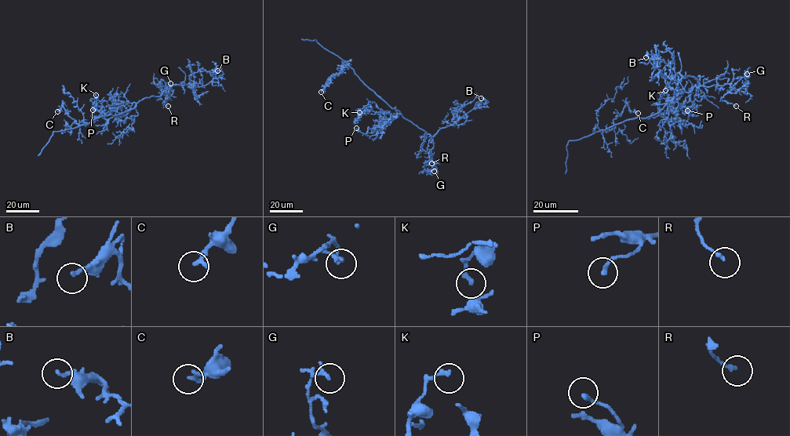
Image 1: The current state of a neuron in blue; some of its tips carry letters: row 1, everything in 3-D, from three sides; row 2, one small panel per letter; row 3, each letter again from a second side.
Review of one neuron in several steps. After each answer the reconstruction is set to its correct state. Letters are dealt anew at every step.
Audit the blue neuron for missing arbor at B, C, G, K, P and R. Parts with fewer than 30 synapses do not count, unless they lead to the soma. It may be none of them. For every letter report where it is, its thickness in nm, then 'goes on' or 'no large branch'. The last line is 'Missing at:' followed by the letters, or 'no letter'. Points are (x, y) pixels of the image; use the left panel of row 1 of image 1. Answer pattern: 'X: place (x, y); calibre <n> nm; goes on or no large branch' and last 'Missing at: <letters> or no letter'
B: place (217, 70); calibre 200 nm; no large branch
C: place (57, 111); calibre 240 nm; no large branch
G: place (170, 83); calibre 120 nm; no large branch
K: place (96, 95); calibre 200 nm; no large branch
P: place (92, 110); calibre 180 nm; no large branch
R: place (168, 106); calibre 150 nm; no large branch
Missing at: no letter

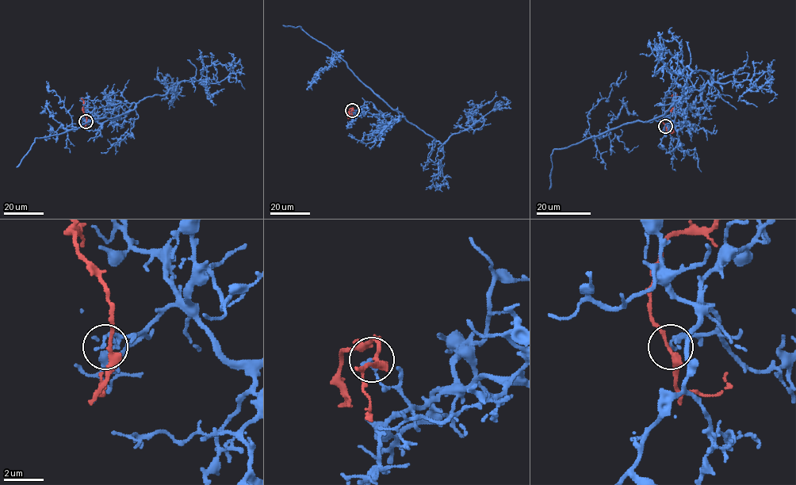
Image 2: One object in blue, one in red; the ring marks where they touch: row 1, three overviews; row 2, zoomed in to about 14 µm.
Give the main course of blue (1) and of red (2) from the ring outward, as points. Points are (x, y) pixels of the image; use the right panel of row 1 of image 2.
1: (666, 126), (671, 120), (668, 128), (685, 123), (676, 100), (648, 121), (628, 122), (555, 148), (549, 189)
2: (666, 127), (663, 123), (664, 112), (675, 105), (676, 97), (671, 96)

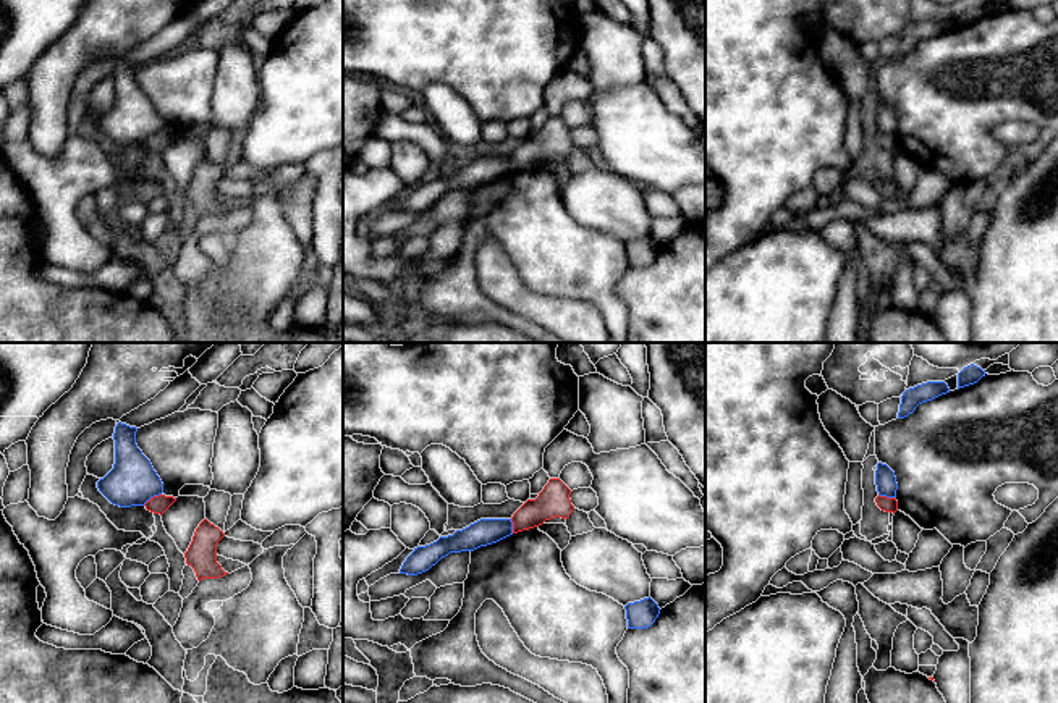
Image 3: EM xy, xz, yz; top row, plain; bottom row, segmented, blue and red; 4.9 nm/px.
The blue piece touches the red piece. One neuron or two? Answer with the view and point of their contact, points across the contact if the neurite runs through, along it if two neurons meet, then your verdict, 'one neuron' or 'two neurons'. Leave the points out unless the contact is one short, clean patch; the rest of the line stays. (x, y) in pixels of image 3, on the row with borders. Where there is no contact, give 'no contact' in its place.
meets blue in xy at (151, 496); border along xy (160, 493), (143, 505); two neurons

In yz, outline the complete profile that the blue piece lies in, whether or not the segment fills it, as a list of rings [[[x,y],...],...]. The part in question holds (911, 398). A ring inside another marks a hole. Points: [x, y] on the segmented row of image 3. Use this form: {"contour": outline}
{"contour": [[[927,381],[906,389],[901,396],[898,419],[908,417],[919,404],[932,401],[946,393],[950,393],[950,388],[945,381]]]}

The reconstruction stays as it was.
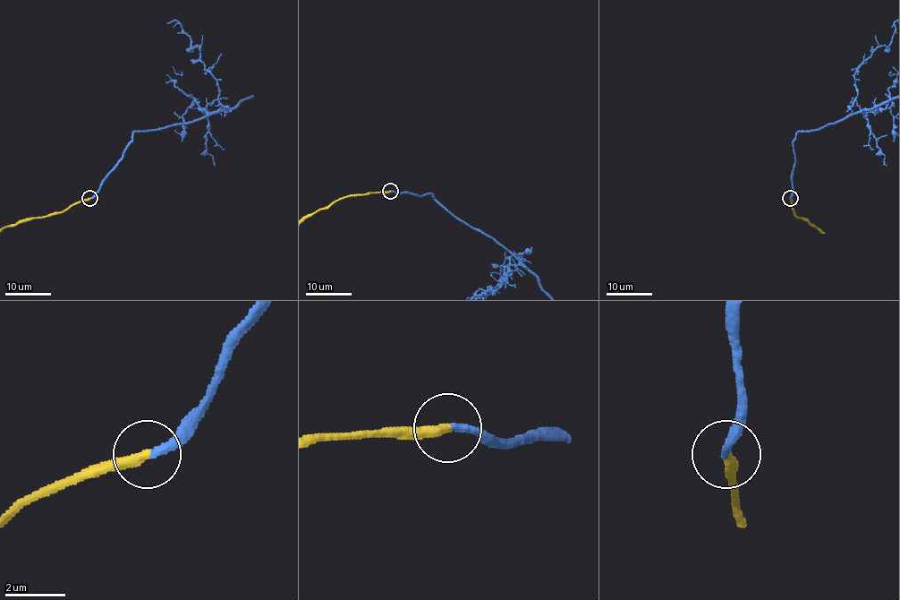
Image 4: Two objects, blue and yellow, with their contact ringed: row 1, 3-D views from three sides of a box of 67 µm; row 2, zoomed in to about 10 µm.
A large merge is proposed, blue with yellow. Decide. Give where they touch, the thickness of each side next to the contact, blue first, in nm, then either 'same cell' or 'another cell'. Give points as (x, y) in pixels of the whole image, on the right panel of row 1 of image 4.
at (790, 198); 240 nm thick on the blue side, 360 nm on the other; same cell

